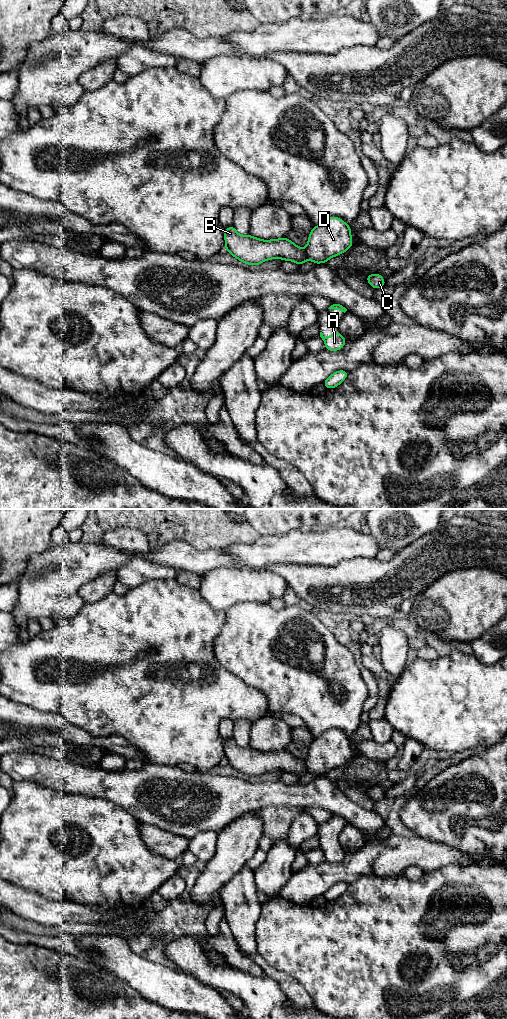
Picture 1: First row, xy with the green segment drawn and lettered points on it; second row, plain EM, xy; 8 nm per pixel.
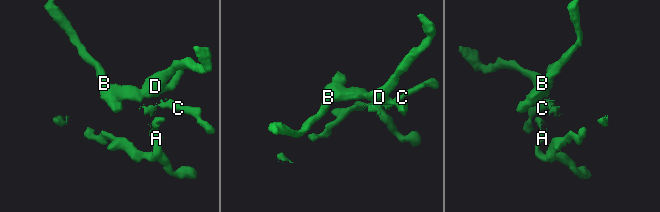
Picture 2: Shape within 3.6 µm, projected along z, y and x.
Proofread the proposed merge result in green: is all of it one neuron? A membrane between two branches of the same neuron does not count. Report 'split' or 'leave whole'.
split

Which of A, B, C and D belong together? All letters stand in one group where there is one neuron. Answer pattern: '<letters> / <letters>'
A C D / B

